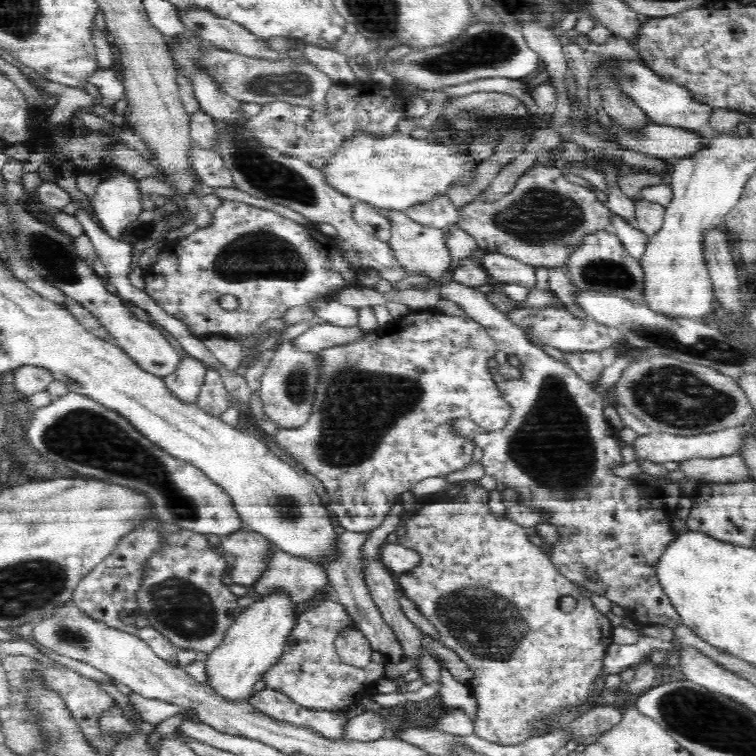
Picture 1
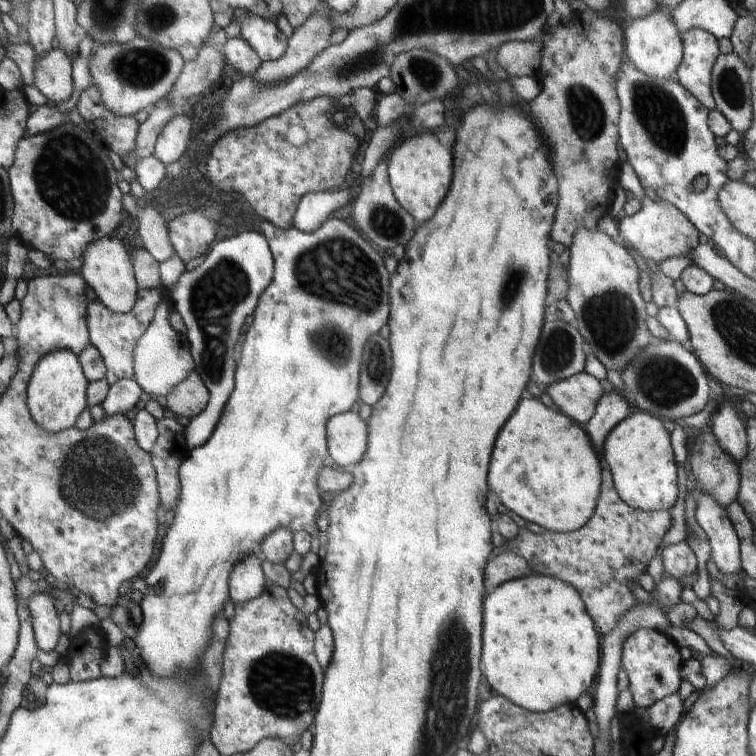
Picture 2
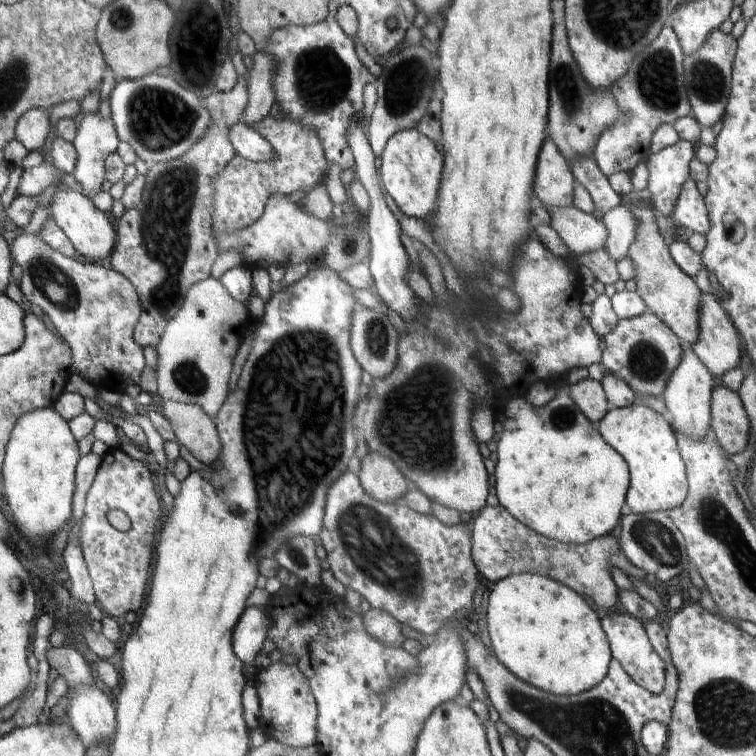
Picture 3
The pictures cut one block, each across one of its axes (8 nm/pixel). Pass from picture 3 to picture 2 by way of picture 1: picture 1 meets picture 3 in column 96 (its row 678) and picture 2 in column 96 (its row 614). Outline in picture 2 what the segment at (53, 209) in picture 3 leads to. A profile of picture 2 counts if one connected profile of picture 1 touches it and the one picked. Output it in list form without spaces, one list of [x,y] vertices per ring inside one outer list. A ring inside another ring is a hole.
[[[118,233],[114,236],[98,239],[86,249],[81,268],[83,277],[102,302],[119,313],[130,312],[136,304],[136,280],[134,268],[128,256],[128,250],[118,240]]]

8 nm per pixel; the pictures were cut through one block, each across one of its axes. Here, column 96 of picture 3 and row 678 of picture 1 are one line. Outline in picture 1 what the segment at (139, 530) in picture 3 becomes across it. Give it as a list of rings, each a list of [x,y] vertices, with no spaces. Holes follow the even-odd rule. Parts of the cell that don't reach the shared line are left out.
[[[472,483],[461,488],[458,496],[449,502],[431,502],[419,506],[418,514],[408,519],[404,524],[406,533],[399,538],[398,542],[402,543],[406,548],[410,548],[418,552],[422,557],[422,562],[416,566],[414,570],[400,574],[398,584],[402,588],[403,594],[408,597],[417,607],[418,611],[426,616],[428,621],[434,625],[436,631],[442,638],[444,646],[452,649],[456,654],[462,657],[462,660],[474,670],[477,676],[477,685],[472,687],[474,695],[478,699],[478,720],[473,724],[475,726],[475,735],[478,738],[487,740],[494,744],[512,744],[514,742],[522,742],[536,736],[536,733],[528,733],[526,731],[526,718],[532,716],[540,716],[540,712],[556,711],[561,707],[574,707],[582,703],[586,698],[594,697],[603,693],[603,689],[598,684],[590,684],[592,678],[600,672],[602,666],[602,658],[604,650],[613,643],[613,626],[605,615],[600,613],[589,599],[587,594],[583,594],[582,590],[566,581],[555,569],[550,561],[544,547],[539,547],[530,543],[527,539],[529,530],[522,528],[517,523],[509,521],[505,518],[494,517],[488,507],[488,491],[479,485]],[[571,596],[578,601],[576,608],[571,612],[563,612],[560,608],[560,598]]]

